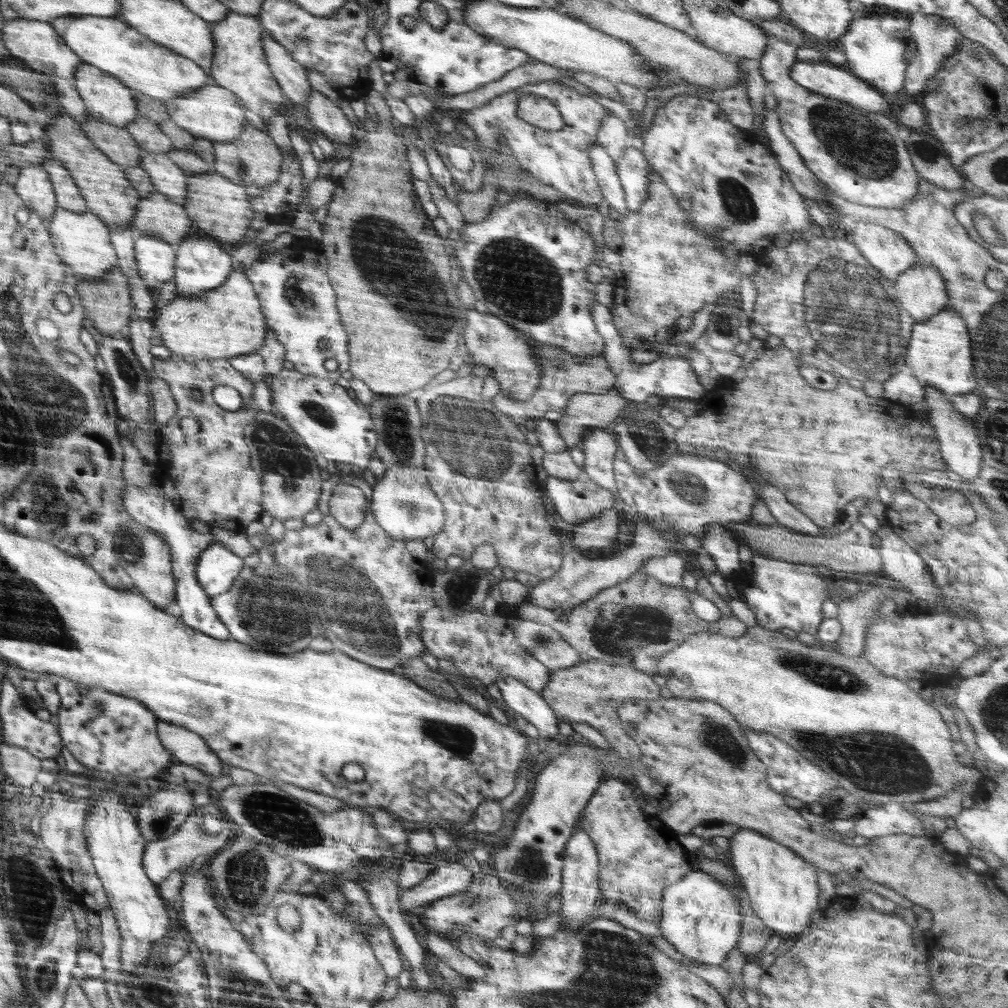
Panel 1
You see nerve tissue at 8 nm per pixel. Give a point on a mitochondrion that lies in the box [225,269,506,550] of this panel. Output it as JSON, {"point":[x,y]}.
{"point":[278,456]}

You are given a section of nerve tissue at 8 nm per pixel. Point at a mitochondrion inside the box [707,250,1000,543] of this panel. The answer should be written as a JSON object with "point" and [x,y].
{"point":[723,323]}

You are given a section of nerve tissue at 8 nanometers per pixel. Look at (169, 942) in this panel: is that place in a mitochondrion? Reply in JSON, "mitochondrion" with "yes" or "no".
{"mitochondrion":"no"}

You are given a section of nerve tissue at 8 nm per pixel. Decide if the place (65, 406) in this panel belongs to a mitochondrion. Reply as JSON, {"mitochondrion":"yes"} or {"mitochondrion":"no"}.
{"mitochondrion":"yes"}

